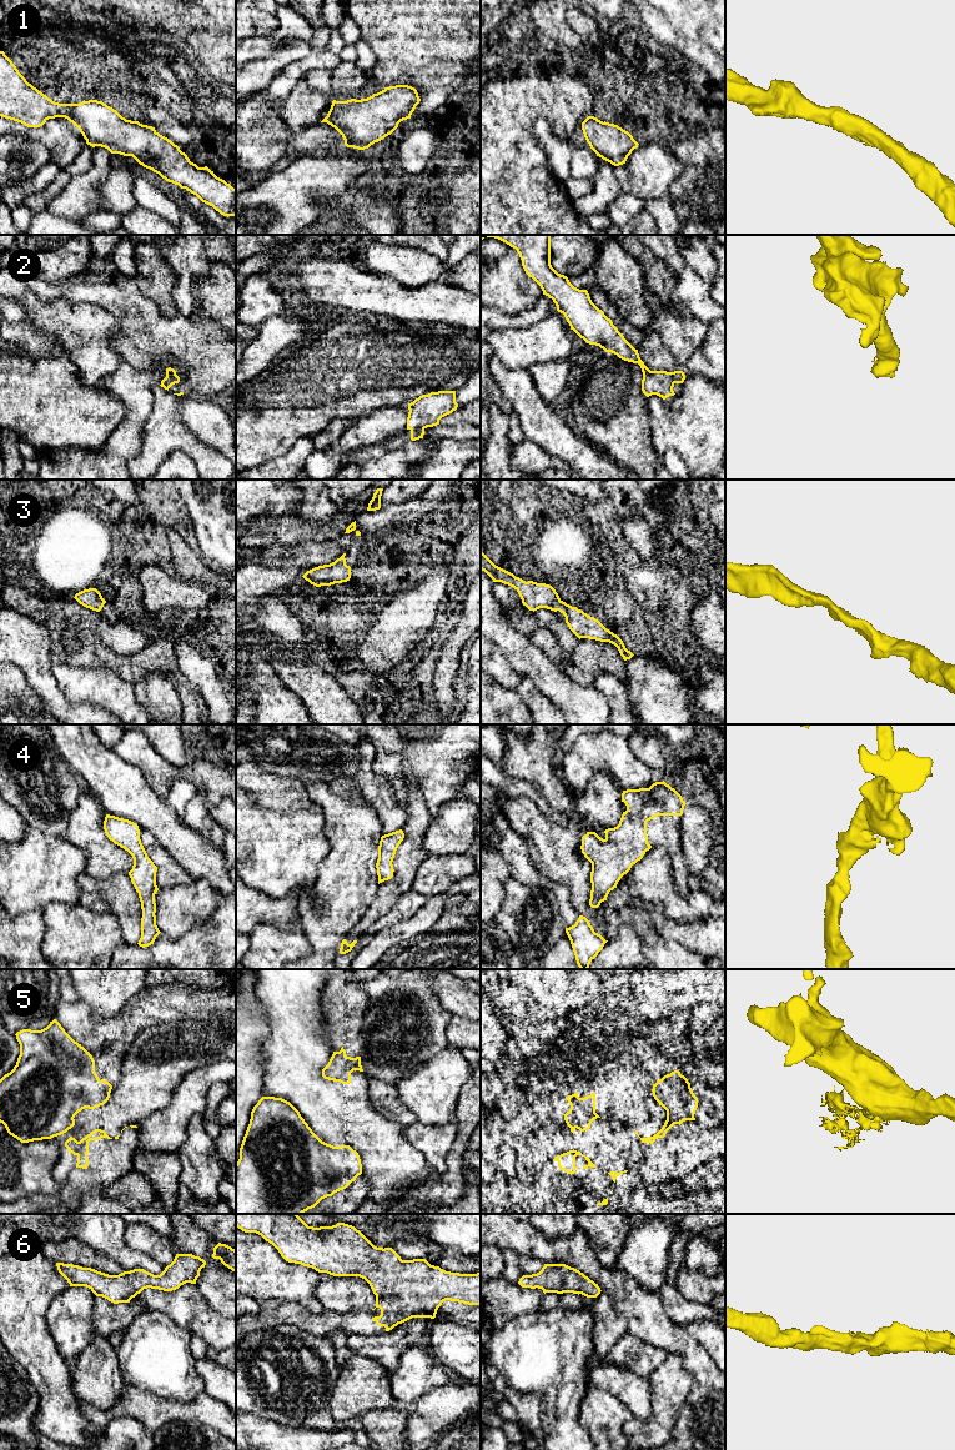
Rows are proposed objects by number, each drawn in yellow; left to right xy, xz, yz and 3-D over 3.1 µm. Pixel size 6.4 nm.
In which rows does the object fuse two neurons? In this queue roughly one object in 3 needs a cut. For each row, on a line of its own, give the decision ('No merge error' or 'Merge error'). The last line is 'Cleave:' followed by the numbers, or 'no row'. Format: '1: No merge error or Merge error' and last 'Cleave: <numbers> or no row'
1: No merge error
2: Merge error
3: No merge error
4: No merge error
5: Merge error
6: No merge error
Cleave: 2, 5

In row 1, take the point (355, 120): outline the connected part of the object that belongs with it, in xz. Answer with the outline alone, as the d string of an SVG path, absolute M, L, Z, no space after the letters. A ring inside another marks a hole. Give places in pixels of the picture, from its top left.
M389 86L367 99L333 100L321 122L335 127L347 147L365 150L391 135L401 121L411 119L419 101L414 87Z

